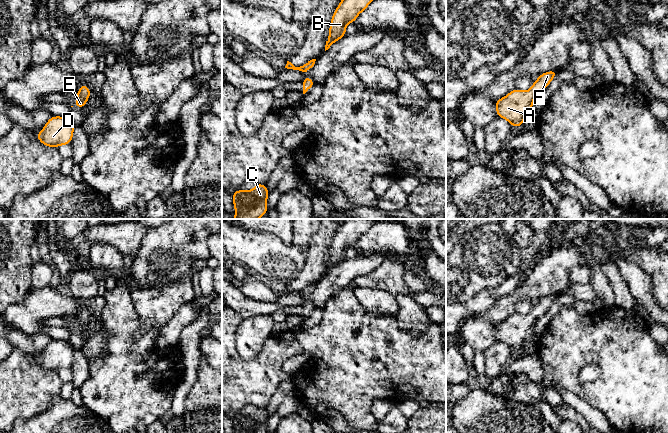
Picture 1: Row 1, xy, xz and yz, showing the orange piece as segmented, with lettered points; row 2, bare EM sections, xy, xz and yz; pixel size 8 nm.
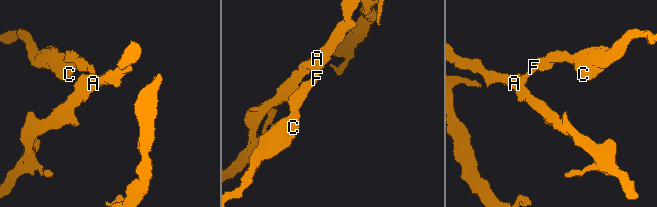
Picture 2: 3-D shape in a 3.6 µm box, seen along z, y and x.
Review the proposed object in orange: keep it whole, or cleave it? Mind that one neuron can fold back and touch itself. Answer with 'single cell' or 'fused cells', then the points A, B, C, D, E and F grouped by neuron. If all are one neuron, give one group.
single cell | A B C D E F

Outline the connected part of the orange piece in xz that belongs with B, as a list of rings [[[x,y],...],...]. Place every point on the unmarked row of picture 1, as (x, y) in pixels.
[[[345,219],[331,242],[329,261],[326,265],[325,275],[332,268],[346,259],[348,247],[356,247],[357,240],[362,237],[370,227],[377,222],[376,219]]]

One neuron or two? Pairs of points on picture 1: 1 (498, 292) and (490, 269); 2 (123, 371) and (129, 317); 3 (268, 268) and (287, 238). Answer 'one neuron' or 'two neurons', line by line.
1: two neurons
2: one neuron
3: two neurons

